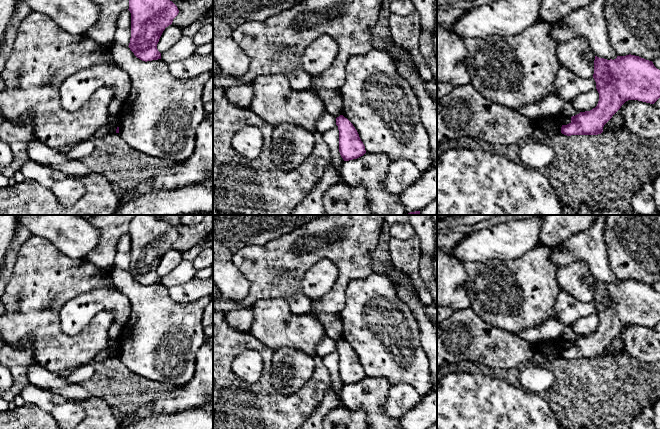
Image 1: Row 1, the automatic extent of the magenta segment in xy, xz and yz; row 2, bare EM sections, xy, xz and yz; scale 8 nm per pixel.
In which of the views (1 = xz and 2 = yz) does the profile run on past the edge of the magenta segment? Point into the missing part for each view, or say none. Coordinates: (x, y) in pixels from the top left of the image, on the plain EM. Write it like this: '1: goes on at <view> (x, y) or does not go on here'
1: does not go on here
2: does not go on here

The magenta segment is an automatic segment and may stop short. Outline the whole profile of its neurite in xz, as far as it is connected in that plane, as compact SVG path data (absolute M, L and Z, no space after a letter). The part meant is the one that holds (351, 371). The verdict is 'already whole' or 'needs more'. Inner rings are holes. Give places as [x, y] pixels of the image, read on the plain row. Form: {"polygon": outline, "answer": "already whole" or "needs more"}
{"polygon": "M340 339L336 342L339 354L339 376L344 385L357 383L366 377L365 370L353 348Z", "answer": "already whole"}

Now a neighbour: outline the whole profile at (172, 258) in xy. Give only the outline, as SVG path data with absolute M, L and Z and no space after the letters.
M171 248L163 255L157 268L158 275L162 278L172 272L182 262L182 252Z

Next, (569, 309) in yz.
M560 291L555 300L557 320L562 324L571 326L573 322L581 317L596 313L593 301L581 302L567 292Z

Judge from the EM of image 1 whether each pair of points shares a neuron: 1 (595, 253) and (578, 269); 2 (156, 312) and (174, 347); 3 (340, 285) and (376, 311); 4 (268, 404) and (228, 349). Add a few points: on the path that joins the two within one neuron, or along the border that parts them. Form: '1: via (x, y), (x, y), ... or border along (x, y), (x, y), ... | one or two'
1: border along (561, 266), (583, 261), (596, 279) | two
2: via (156, 321), (160, 333), (165, 338) | one
3: border along (366, 277), (348, 284), (340, 312) | two
4: via (249, 401), (233, 392), (226, 368) | one

